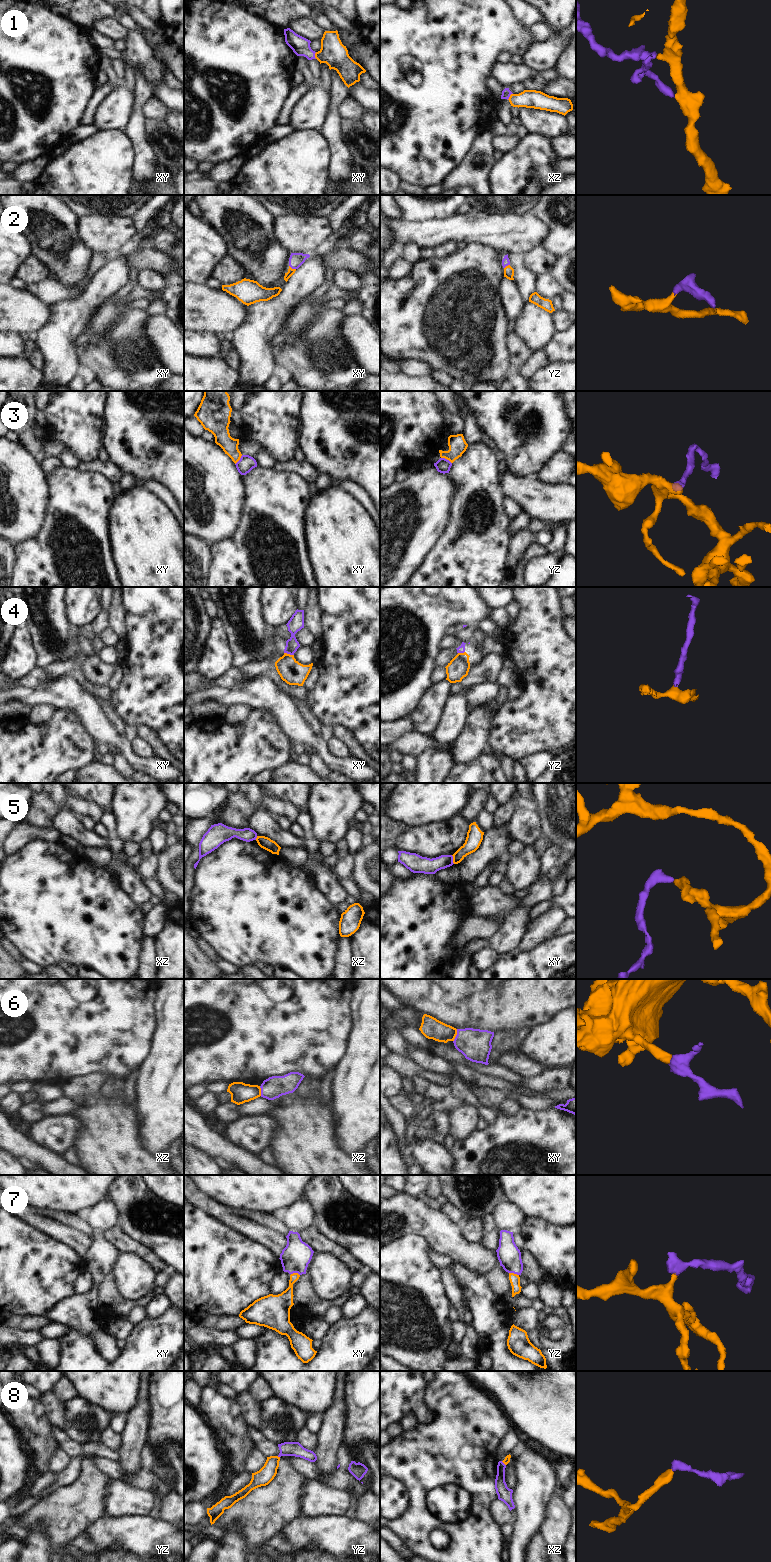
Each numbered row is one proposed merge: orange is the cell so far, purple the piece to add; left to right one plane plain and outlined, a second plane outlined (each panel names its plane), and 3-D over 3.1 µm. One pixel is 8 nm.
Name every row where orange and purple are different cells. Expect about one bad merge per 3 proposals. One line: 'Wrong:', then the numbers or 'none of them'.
Wrong: 3, 4, 5, 6

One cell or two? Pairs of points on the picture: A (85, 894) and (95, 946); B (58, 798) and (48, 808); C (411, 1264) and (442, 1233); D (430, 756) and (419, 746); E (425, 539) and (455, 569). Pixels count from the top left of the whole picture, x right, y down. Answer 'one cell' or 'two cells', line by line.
A: one cell
B: two cells
C: two cells
D: two cells
E: two cells

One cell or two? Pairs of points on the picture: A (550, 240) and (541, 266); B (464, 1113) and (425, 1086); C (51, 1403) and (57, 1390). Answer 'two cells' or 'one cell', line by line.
A: two cells
B: two cells
C: two cells

